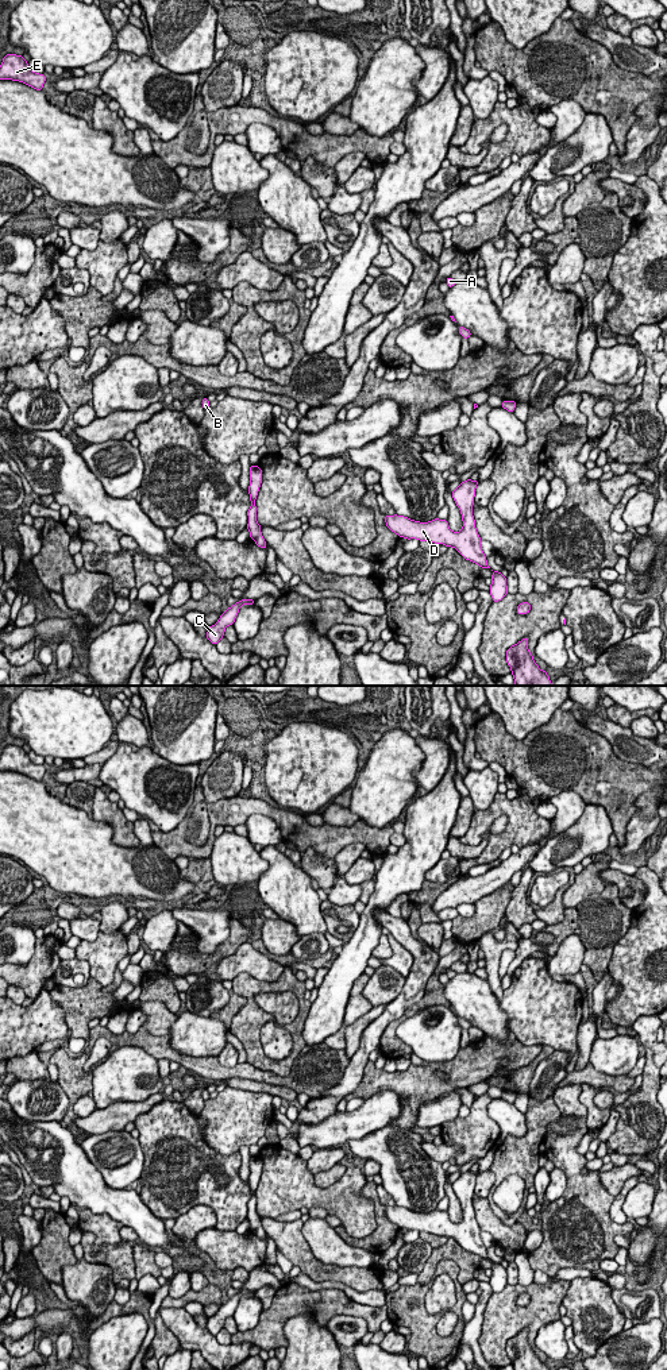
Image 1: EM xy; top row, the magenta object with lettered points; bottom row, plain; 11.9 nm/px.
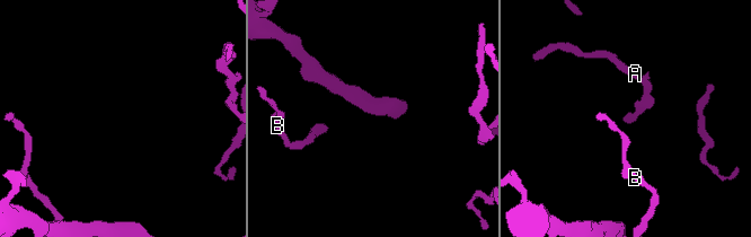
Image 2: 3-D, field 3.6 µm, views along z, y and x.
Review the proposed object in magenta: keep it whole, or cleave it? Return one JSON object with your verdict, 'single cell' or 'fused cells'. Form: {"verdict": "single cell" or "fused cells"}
{"verdict": "single cell"}

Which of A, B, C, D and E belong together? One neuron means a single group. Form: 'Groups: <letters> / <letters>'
Groups: A B C D E

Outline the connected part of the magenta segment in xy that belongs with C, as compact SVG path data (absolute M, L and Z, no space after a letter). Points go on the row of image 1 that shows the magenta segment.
M242 599L242 601L236 602L235 605L232 605L231 607L228 607L225 611L223 611L223 614L220 615L220 618L217 620L217 622L215 625L208 626L207 638L213 645L216 645L219 642L219 640L224 637L225 628L228 625L234 625L240 606L242 605L254 605L254 603L255 603L255 601L252 601L252 599Z

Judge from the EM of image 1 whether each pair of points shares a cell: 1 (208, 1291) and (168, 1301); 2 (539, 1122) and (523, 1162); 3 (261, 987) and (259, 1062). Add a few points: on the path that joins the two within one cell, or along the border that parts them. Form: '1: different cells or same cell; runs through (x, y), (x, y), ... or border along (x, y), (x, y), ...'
1: same cell; runs through (199, 1296), (177, 1301)
2: same cell; runs through (535, 1131), (523, 1153)
3: same cell; runs through (250, 1003), (251, 1044)

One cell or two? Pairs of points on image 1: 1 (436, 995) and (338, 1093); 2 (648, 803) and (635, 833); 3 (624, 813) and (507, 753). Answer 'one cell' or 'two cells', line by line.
1: two cells
2: one cell
3: one cell

